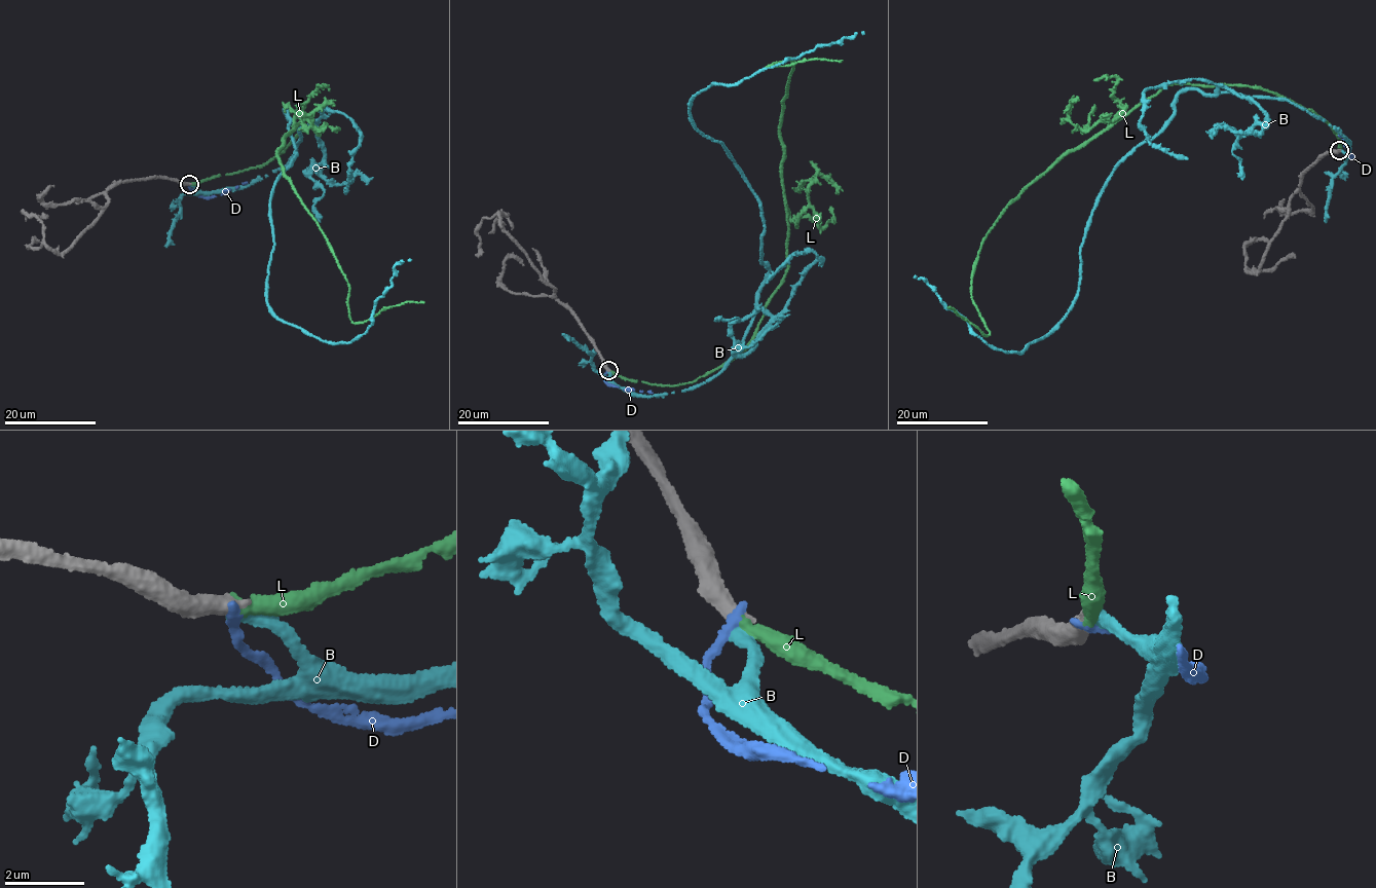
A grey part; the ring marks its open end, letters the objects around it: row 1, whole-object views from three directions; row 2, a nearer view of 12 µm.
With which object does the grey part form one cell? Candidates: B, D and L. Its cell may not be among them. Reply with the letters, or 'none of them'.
L

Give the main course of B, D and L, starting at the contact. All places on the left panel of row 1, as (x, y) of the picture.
B: (189, 184), (287, 167), (287, 109), (265, 290), (323, 340), (365, 334), (411, 260)
D: (189, 184), (193, 192), (206, 196), (221, 195), (247, 182)
L: (189, 185), (267, 164), (297, 137), (303, 104), (276, 153), (347, 282), (350, 319), (424, 302)

